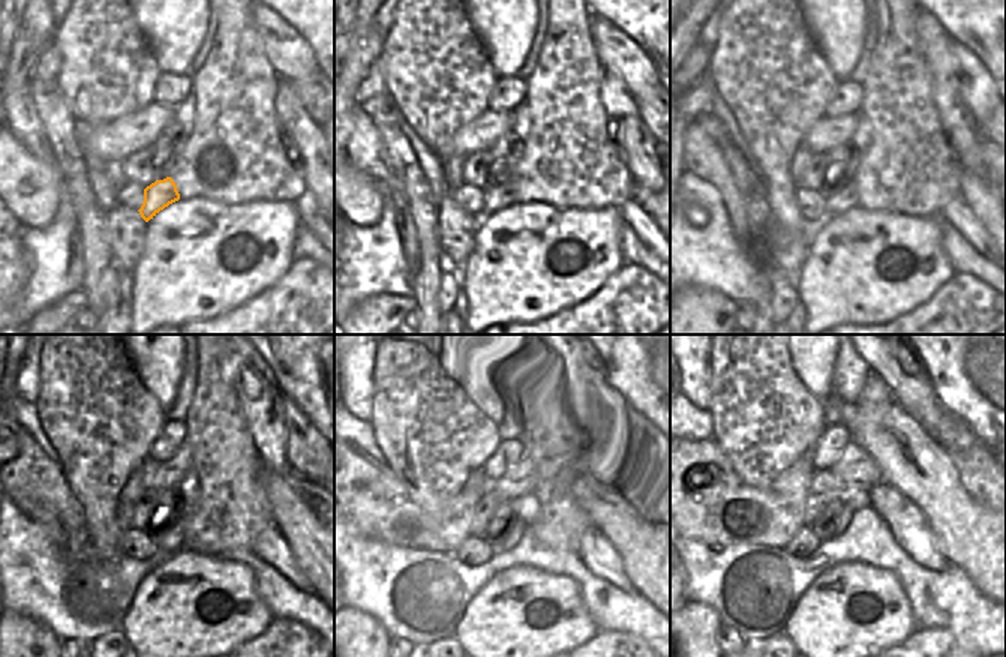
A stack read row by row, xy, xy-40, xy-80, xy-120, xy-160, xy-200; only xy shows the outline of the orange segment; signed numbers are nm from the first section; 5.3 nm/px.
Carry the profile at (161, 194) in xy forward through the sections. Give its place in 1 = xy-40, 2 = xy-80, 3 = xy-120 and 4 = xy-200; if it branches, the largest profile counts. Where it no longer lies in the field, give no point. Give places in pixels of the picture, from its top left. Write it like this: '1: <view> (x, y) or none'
1: xy-40 (495, 198)
2: xy-80 (846, 198)
3: xy-120 (173, 539)
4: xy-200 (847, 513)

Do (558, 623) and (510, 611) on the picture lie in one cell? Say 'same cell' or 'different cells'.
same cell

